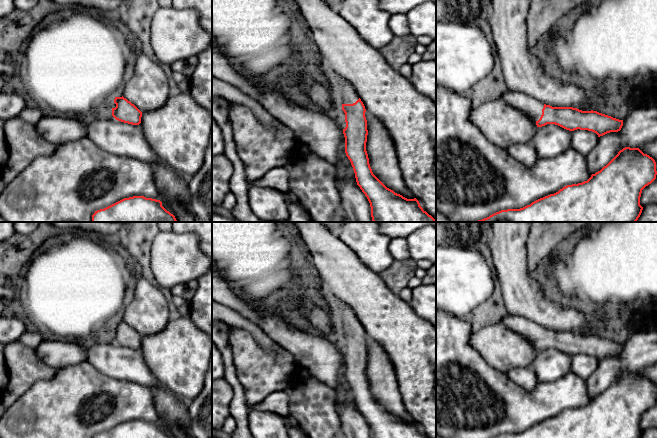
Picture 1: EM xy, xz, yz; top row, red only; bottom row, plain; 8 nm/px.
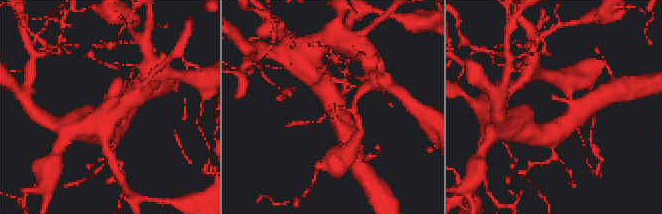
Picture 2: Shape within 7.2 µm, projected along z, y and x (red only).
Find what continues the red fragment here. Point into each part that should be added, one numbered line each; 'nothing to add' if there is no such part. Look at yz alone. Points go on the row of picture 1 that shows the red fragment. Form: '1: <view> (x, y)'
1: yz (531, 107)

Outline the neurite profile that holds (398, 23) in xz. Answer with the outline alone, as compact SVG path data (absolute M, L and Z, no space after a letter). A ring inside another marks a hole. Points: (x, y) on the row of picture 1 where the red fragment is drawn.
M392 14L389 19L389 26L395 37L407 37L411 35L406 14Z

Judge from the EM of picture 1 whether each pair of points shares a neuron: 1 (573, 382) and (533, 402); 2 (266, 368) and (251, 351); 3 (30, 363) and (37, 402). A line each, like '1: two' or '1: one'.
1: one
2: one
3: two

